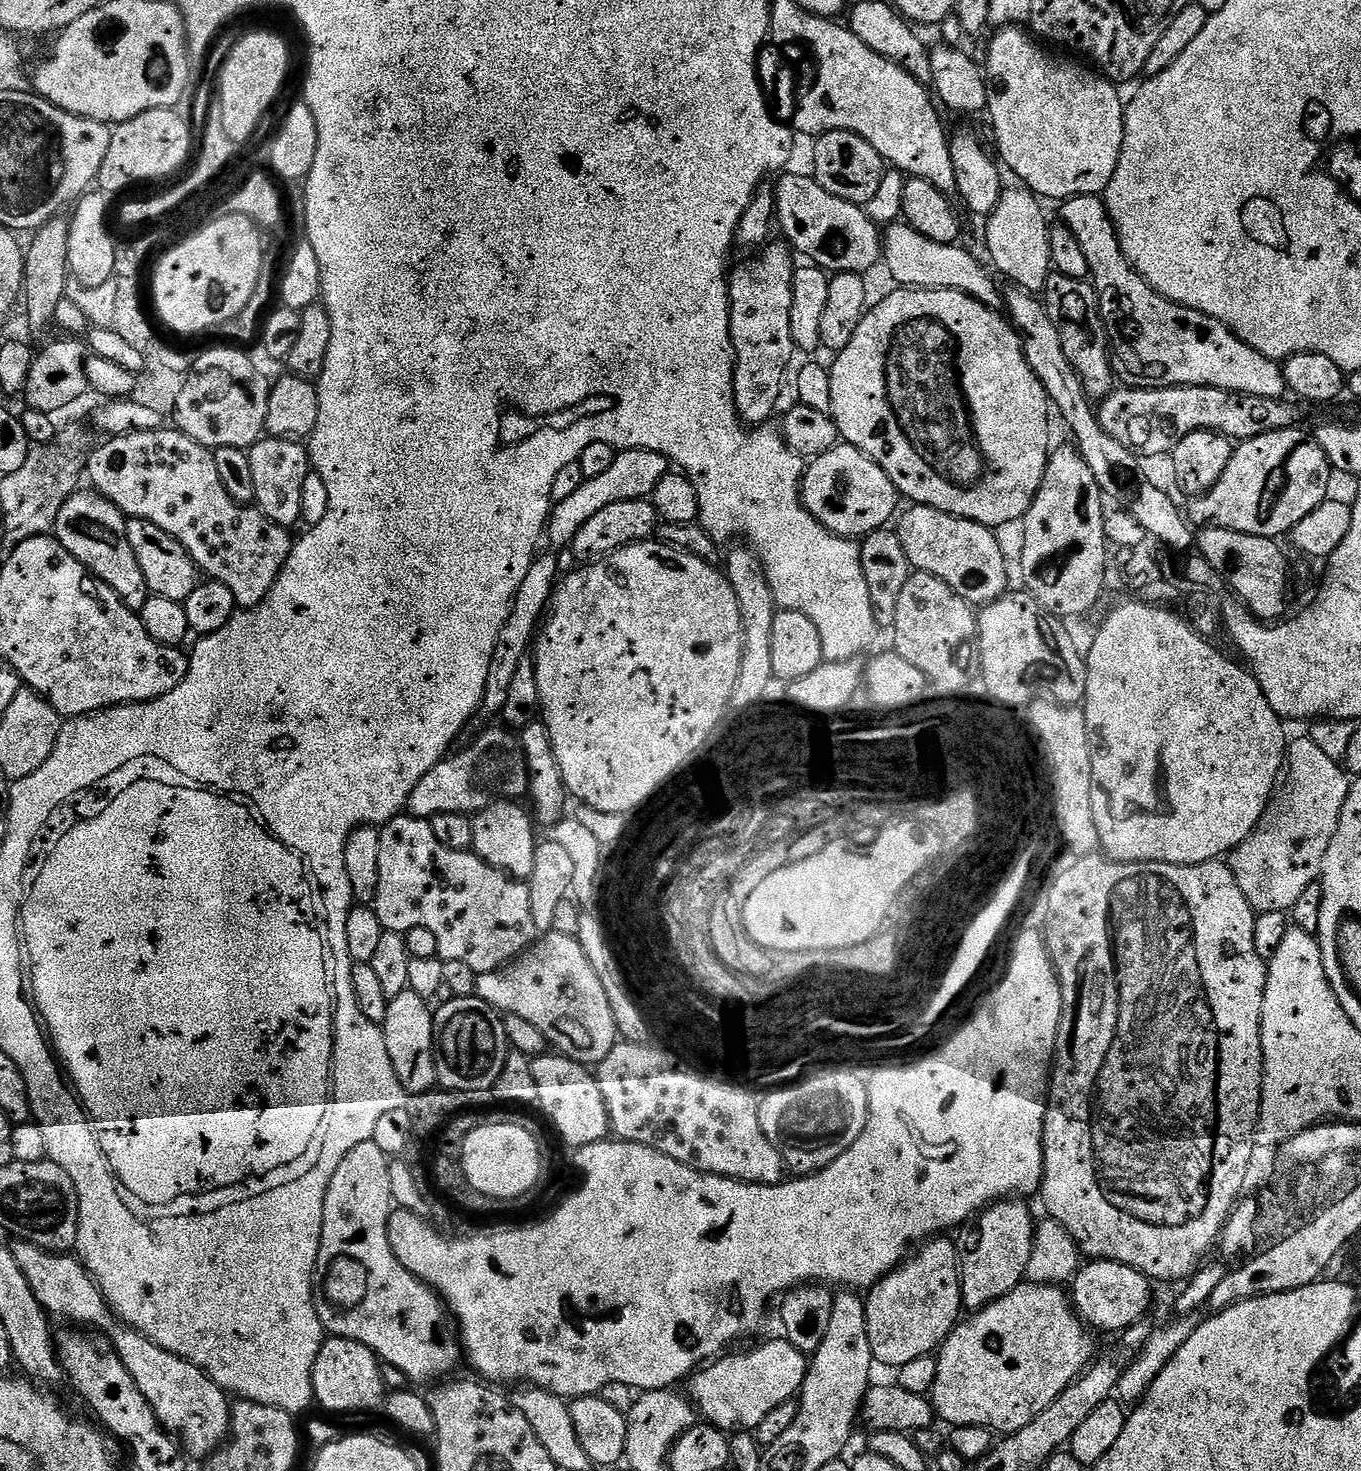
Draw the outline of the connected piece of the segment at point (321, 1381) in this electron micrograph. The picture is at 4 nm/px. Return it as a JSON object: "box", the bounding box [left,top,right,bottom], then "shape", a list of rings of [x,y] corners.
{"box":[312,1336,385,1412],"shape":[[[341,1336],[325,1339],[312,1371],[312,1395],[328,1412],[368,1412],[385,1403],[381,1361],[366,1346]]]}

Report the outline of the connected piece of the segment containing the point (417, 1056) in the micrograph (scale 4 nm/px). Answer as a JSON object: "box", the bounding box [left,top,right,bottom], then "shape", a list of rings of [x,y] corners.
{"box":[384,992,437,1093],"shape":[[[413,992],[398,994],[388,1002],[384,1037],[386,1051],[390,1054],[390,1062],[394,1062],[394,1074],[398,1074],[398,1082],[402,1082],[405,1093],[430,1092],[437,1087],[436,1078],[436,1043],[434,1042],[434,1012],[429,1001],[423,1000]]]}

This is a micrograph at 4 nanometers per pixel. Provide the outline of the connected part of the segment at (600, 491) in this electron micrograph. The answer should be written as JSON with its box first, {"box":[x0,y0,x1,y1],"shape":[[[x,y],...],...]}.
{"box":[546,450,669,548],"shape":[[[650,450],[617,451],[616,461],[614,466],[610,466],[610,470],[598,474],[598,478],[584,479],[582,486],[578,486],[577,492],[571,498],[552,505],[546,525],[547,540],[549,539],[555,548],[571,545],[581,526],[590,522],[590,518],[594,518],[598,510],[606,510],[606,506],[614,502],[649,499],[654,486],[658,486],[658,482],[662,482],[662,478],[667,476],[669,471],[669,462],[662,454],[654,454]]]}

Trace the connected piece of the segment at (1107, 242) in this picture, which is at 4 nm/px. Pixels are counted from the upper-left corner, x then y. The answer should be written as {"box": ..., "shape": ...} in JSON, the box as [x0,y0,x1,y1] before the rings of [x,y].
{"box":[1059,196,1286,399],"shape":[[[1075,196],[1069,200],[1063,201],[1059,205],[1059,219],[1070,230],[1070,234],[1074,234],[1074,238],[1078,238],[1078,246],[1082,246],[1082,254],[1086,254],[1086,266],[1090,273],[1091,283],[1096,289],[1096,296],[1101,300],[1100,314],[1106,321],[1106,328],[1113,337],[1120,336],[1127,326],[1128,320],[1136,327],[1136,340],[1132,340],[1128,344],[1128,353],[1124,356],[1124,372],[1129,376],[1131,383],[1136,386],[1146,388],[1173,388],[1174,386],[1206,386],[1207,388],[1217,388],[1218,390],[1226,390],[1227,392],[1237,392],[1243,396],[1253,396],[1254,398],[1274,398],[1281,399],[1285,395],[1286,385],[1284,383],[1284,369],[1277,361],[1266,358],[1262,354],[1258,354],[1258,350],[1254,350],[1246,342],[1242,342],[1235,334],[1229,330],[1222,322],[1218,322],[1214,318],[1210,318],[1206,313],[1199,312],[1193,308],[1187,308],[1181,304],[1175,304],[1173,300],[1168,300],[1162,294],[1158,294],[1158,290],[1154,290],[1144,279],[1136,273],[1134,268],[1128,264],[1127,258],[1122,254],[1122,248],[1116,238],[1116,228],[1112,225],[1112,219],[1108,213],[1108,208],[1104,204],[1100,196]]]}

